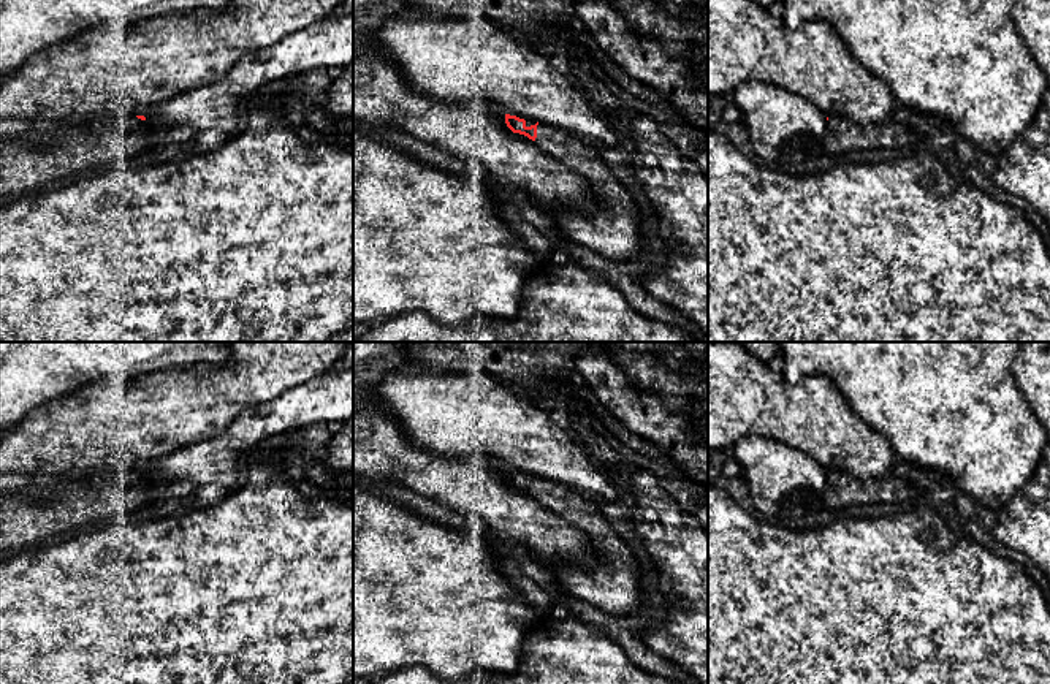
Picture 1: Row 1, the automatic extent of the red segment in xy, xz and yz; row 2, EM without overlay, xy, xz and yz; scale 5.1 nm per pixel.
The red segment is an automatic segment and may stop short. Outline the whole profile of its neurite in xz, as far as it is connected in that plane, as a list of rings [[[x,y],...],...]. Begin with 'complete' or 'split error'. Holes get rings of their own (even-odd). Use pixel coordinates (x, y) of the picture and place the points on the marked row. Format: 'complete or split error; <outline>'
split error; [[[505,114],[505,124],[513,133],[527,136],[545,154],[562,160],[588,180],[599,204],[597,214],[584,215],[573,207],[543,209],[565,239],[613,260],[637,261],[643,252],[640,226],[630,214],[637,204],[607,162],[569,131],[510,114]]]

